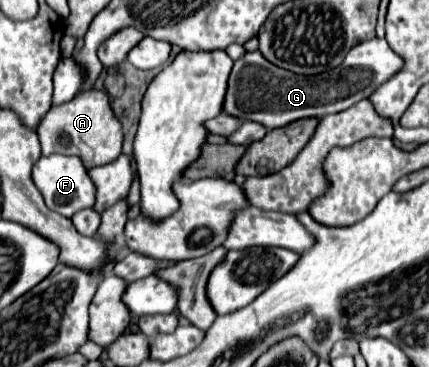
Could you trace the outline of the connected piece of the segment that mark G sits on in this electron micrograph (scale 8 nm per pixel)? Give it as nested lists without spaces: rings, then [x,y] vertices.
[[[380,38],[356,44],[338,68],[316,76],[292,74],[268,62],[264,56],[260,56],[260,52],[246,52],[240,60],[234,62],[222,112],[232,114],[240,122],[252,120],[264,124],[268,130],[288,126],[302,118],[322,118],[326,114],[342,112],[364,98],[370,98],[376,86],[392,78],[402,68],[402,64],[402,58],[388,46],[386,40]]]

